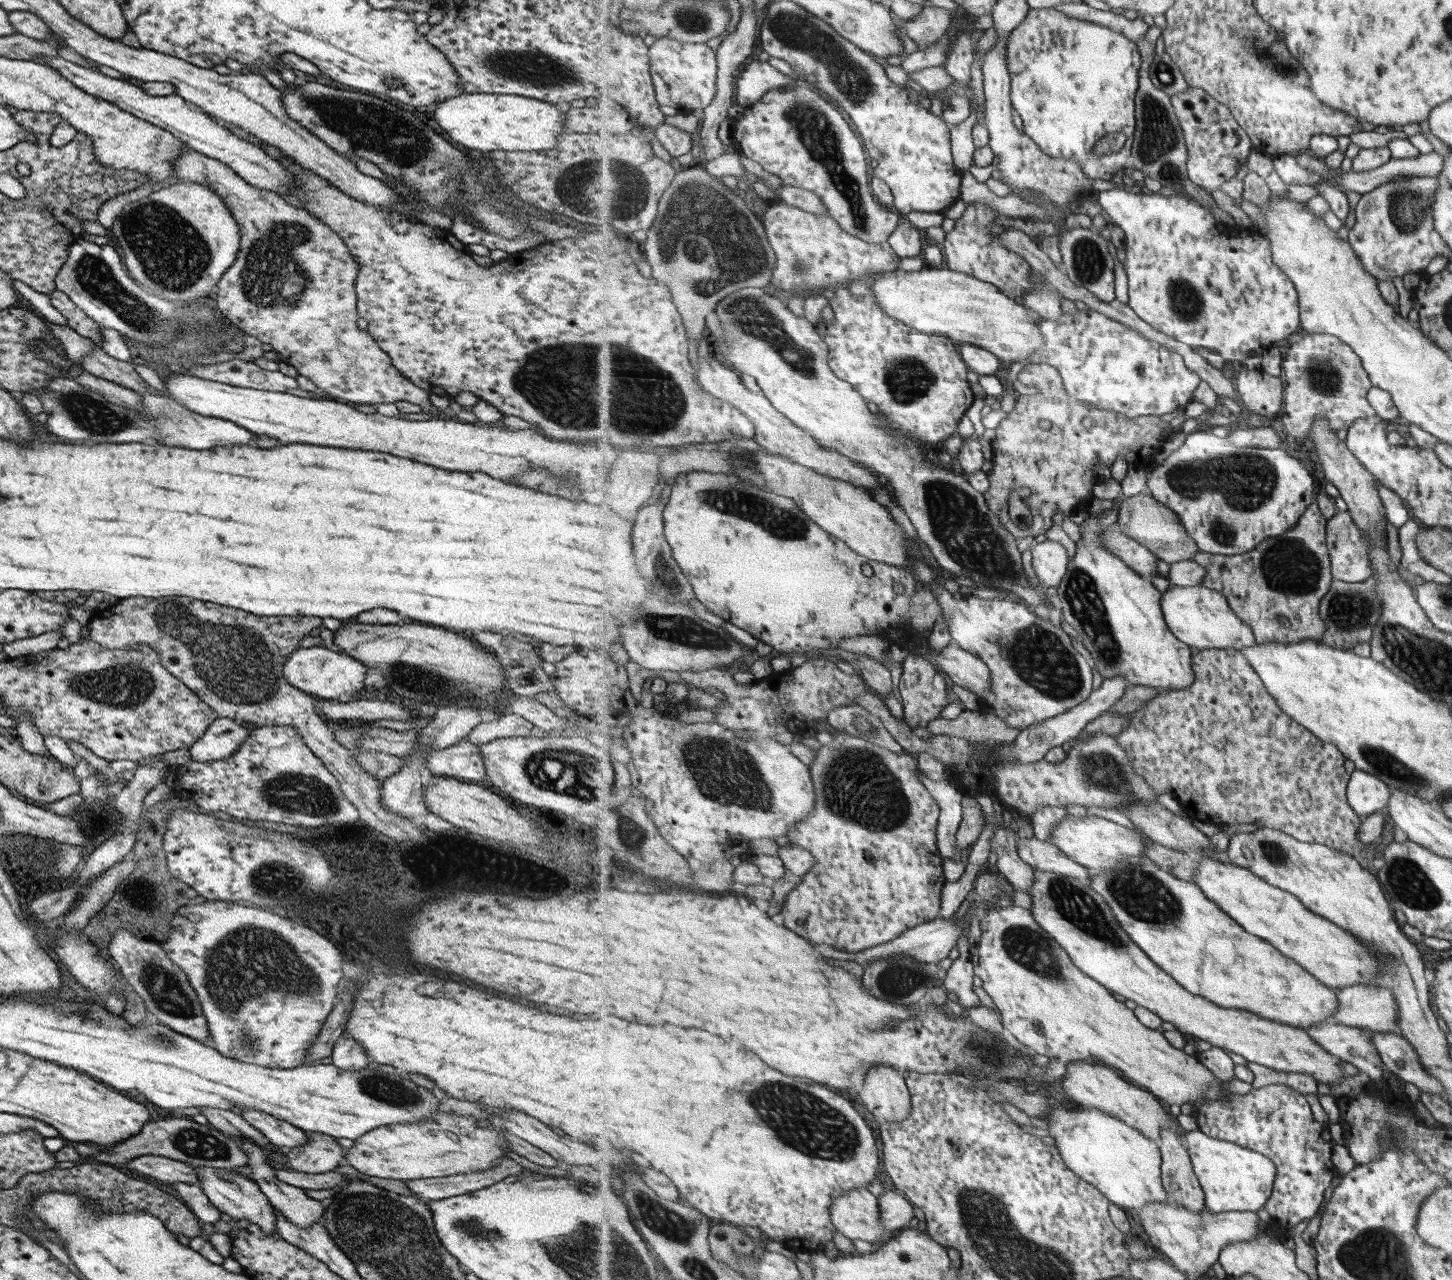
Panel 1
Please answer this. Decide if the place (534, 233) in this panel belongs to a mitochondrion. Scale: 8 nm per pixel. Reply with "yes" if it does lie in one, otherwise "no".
no

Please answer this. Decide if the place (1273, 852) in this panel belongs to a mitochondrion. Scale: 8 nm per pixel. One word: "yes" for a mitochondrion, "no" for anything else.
yes

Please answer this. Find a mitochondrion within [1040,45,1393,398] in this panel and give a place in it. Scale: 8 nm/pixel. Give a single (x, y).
(1160, 136)

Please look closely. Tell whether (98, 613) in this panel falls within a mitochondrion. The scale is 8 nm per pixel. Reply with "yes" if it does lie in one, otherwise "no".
no

